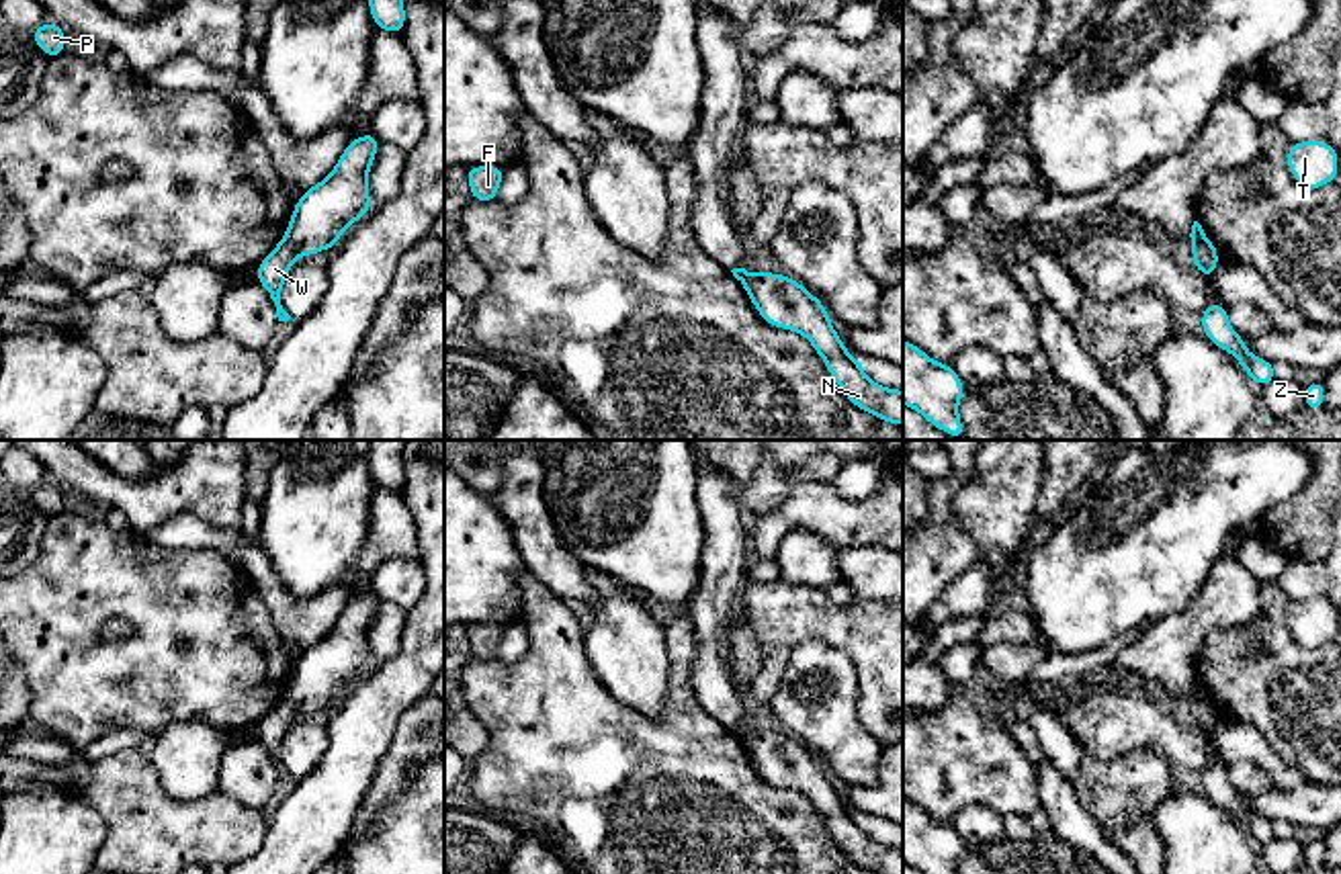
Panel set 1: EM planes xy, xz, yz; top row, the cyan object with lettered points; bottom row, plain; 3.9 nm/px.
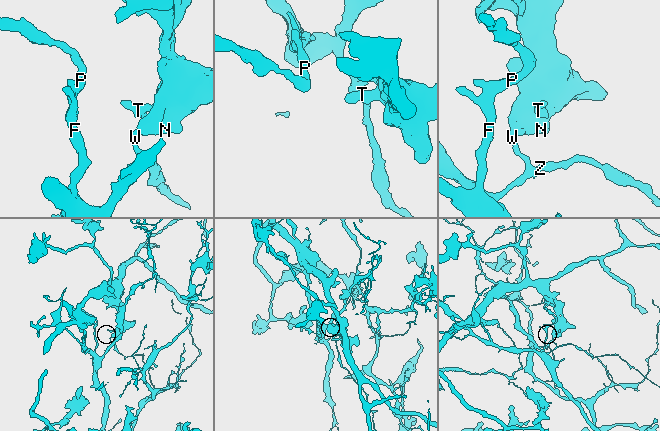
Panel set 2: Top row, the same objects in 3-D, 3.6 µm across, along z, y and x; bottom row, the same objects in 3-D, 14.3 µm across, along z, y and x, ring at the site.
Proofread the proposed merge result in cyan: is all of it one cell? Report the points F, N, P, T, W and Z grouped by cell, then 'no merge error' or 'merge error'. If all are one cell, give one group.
F P W Z / N T; merge error

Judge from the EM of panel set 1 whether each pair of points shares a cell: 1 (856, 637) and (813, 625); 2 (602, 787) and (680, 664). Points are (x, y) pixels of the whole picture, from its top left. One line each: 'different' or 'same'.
1: same
2: same

